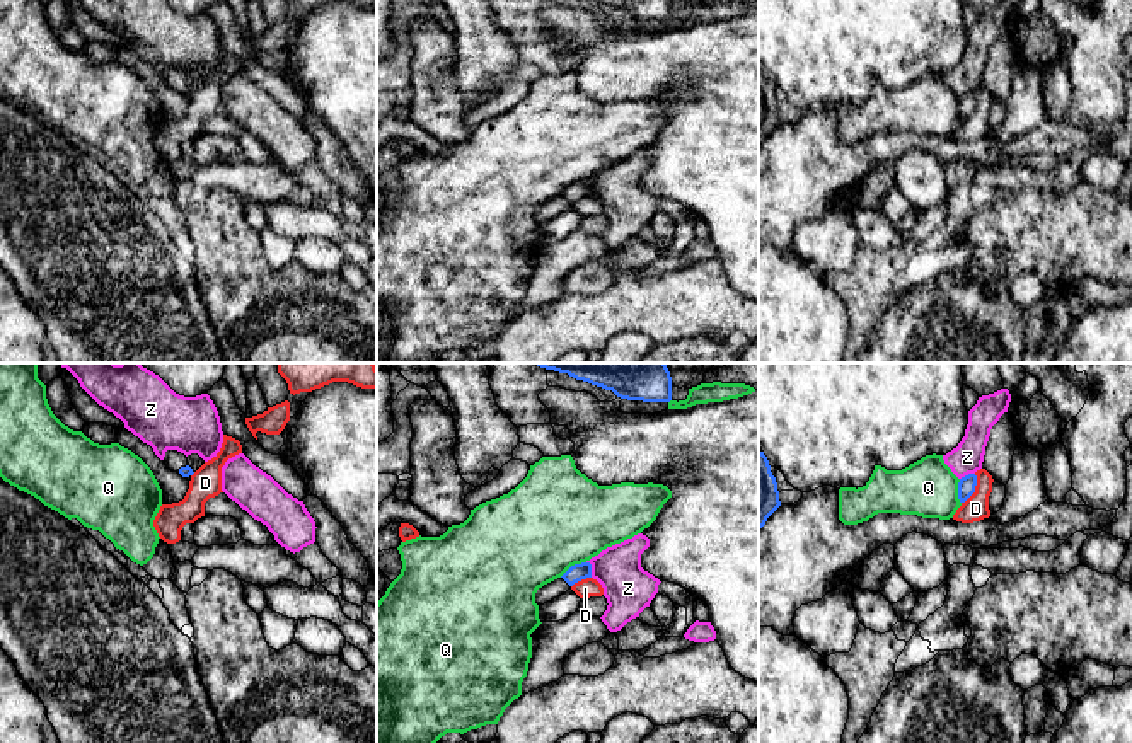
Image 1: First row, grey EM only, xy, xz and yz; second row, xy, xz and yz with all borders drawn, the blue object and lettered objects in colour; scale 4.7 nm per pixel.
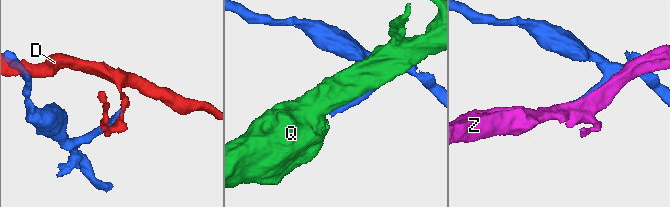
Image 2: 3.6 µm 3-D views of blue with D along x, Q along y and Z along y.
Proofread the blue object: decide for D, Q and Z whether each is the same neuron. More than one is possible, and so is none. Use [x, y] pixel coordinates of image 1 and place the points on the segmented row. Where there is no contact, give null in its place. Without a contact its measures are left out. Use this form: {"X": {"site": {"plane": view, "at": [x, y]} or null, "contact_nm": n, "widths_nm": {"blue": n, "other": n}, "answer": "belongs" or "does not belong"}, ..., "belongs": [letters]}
{"D": {"site": {"plane": "yz", "at": [974, 489]}, "contact_nm": 160, "widths_nm": {"blue": 80, "other": 120}, "answer": "does not belong"}, "Q": {"site": {"plane": "xz", "at": [571, 566]}, "contact_nm": 150, "widths_nm": {"blue": 80, "other": 480}, "answer": "does not belong"}, "Z": {"site": {"plane": "xz", "at": [590, 570]}, "contact_nm": 80, "widths_nm": {"blue": 80, "other": 220}, "answer": "does not belong"}, "belongs": []}

